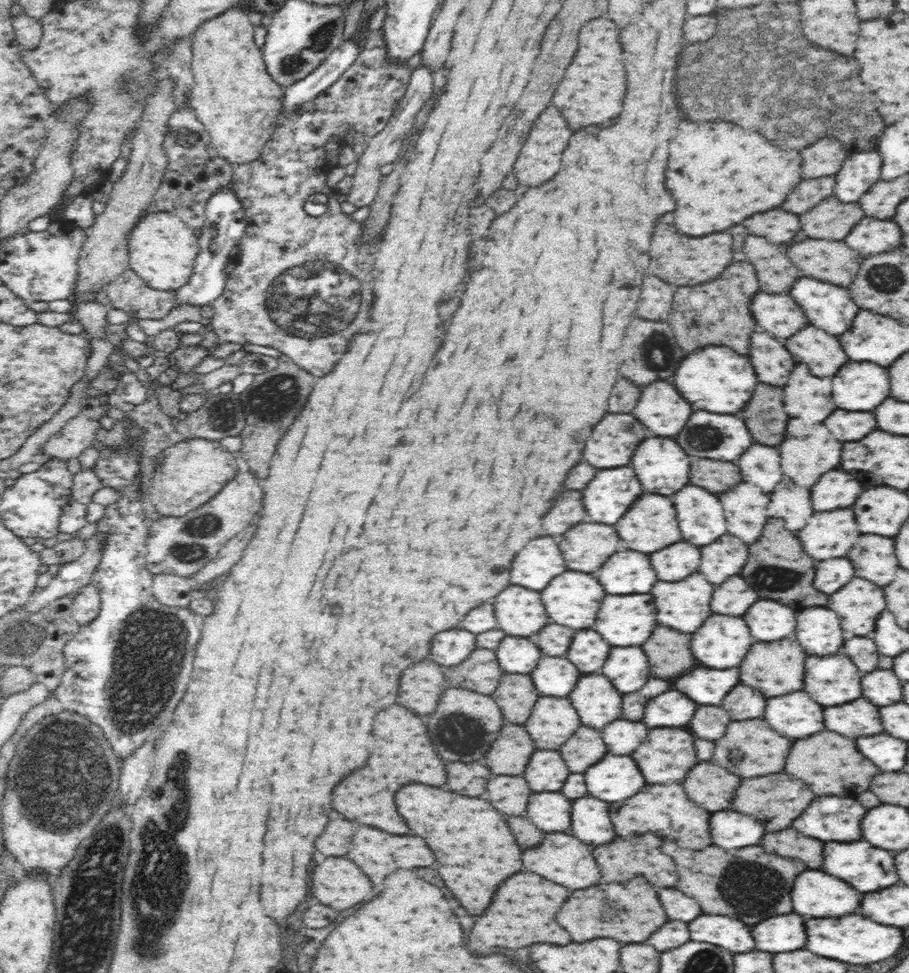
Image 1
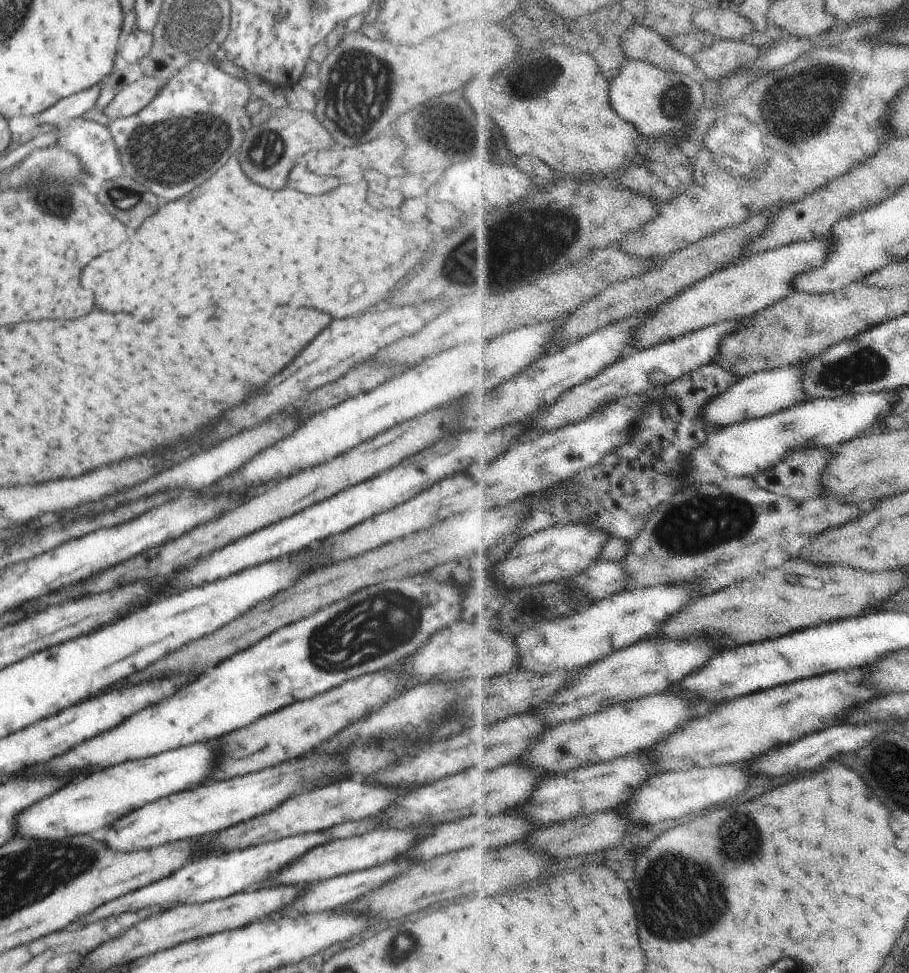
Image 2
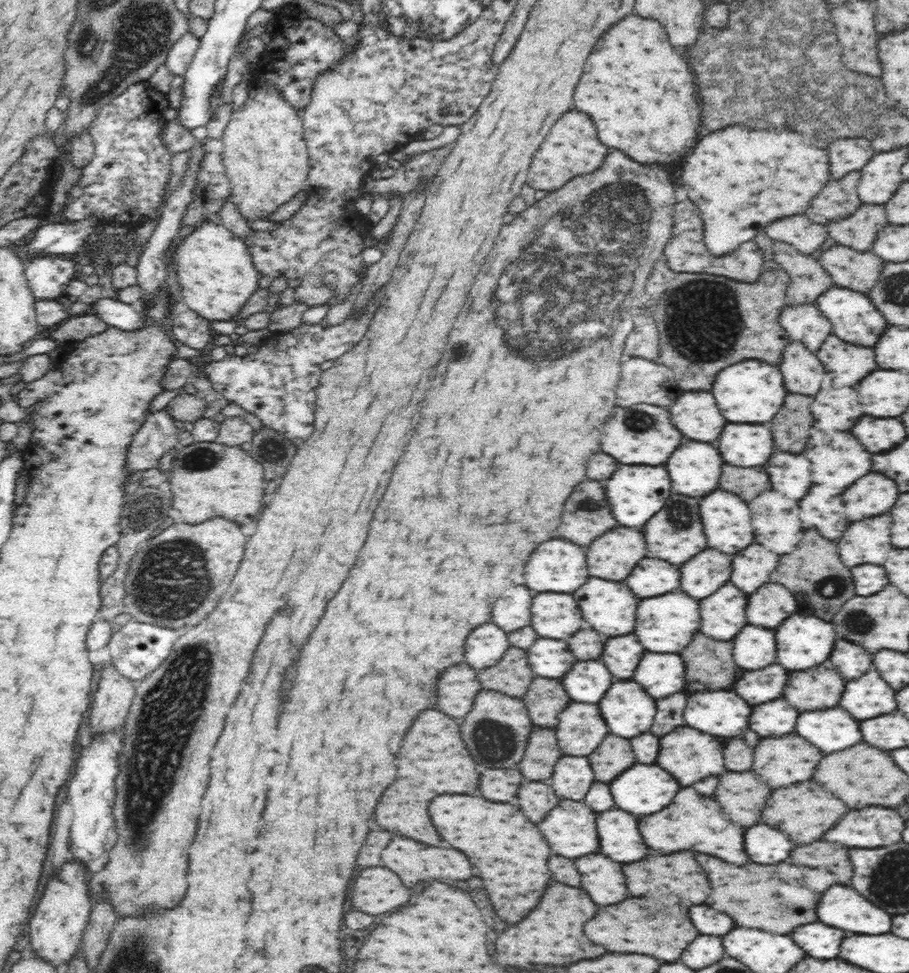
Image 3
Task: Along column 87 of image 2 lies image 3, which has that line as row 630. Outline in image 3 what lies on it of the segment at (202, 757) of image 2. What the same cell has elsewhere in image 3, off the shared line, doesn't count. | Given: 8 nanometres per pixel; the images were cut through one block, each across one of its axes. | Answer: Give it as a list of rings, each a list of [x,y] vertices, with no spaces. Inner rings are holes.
[[[794,614],[776,628],[776,642],[778,642],[778,664],[788,670],[808,670],[816,668],[826,662],[834,650],[836,632],[830,622],[824,622],[816,616],[800,616]]]

